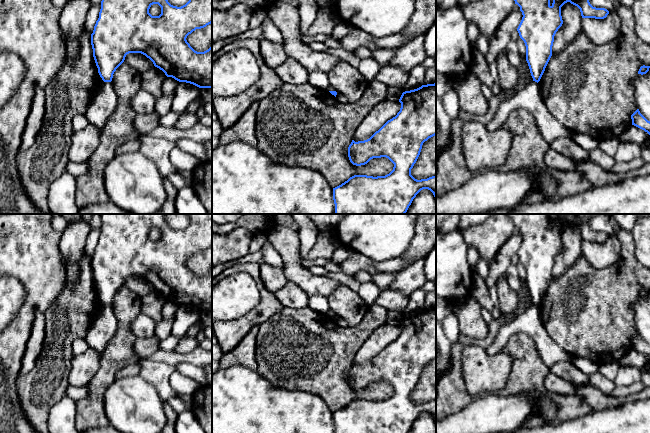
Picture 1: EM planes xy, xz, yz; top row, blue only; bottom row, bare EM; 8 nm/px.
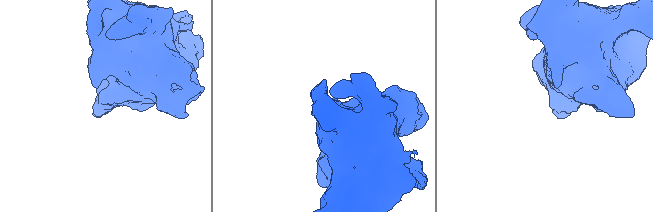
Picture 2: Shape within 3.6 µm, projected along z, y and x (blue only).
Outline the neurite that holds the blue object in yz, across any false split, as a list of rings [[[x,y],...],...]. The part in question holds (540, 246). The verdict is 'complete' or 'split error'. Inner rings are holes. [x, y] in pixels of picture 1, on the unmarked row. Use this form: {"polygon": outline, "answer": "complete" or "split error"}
{"polygon": [[[508,214],[520,231],[522,244],[517,252],[526,270],[526,285],[533,305],[539,306],[552,280],[554,260],[562,250],[561,231],[570,226],[580,233],[582,242],[604,243],[609,238],[605,232],[593,231],[589,220],[596,214]]], "answer": "complete"}

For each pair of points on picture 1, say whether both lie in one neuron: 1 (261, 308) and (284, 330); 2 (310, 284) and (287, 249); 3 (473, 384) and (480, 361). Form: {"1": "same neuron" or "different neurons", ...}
{"1": "different neurons", "2": "same neuron", "3": "same neuron"}

